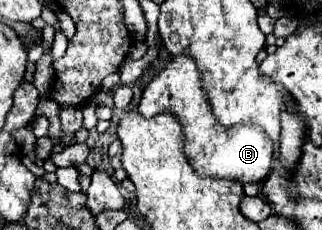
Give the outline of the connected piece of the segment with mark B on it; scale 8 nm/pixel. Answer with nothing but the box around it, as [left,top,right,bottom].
[138,55,274,183]

